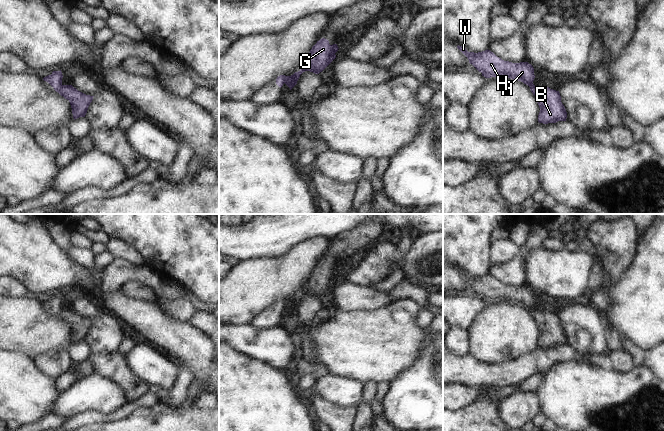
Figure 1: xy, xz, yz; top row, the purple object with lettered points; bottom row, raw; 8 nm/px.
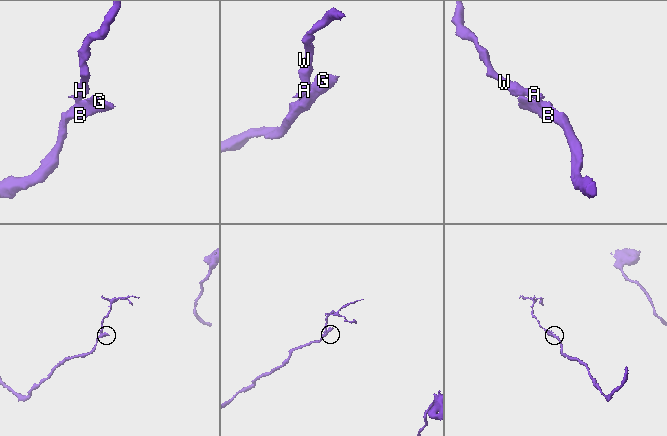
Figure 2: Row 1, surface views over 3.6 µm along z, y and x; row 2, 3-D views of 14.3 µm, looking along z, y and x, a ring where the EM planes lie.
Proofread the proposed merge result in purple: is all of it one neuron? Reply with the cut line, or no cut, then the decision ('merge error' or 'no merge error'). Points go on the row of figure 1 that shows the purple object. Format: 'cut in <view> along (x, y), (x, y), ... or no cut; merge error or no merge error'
cut in xy along (62, 85), (57, 91); merge error

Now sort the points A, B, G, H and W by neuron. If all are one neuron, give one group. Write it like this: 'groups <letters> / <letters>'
groups A H W / B G

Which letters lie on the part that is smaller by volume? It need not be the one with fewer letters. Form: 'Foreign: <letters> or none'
Foreign: A, H, W

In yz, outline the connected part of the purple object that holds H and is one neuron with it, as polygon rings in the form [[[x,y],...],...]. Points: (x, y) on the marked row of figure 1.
[[[458,45],[457,48],[485,78],[508,77],[521,81],[528,86],[534,85],[534,68],[528,62],[512,63],[504,61],[488,49],[474,53],[468,52],[464,46]]]

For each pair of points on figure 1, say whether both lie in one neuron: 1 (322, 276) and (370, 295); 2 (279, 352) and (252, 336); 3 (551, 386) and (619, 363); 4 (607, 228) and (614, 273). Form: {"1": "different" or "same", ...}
{"1": "different", "2": "same", "3": "different", "4": "same"}

